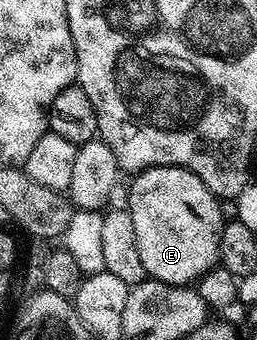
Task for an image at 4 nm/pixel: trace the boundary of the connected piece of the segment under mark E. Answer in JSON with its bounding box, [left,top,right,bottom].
[126,165,226,286]

